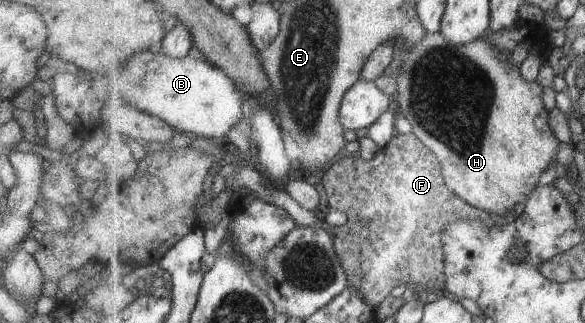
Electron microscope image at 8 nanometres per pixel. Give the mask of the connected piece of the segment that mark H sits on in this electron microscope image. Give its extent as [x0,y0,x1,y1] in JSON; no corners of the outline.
[395,31,560,216]

